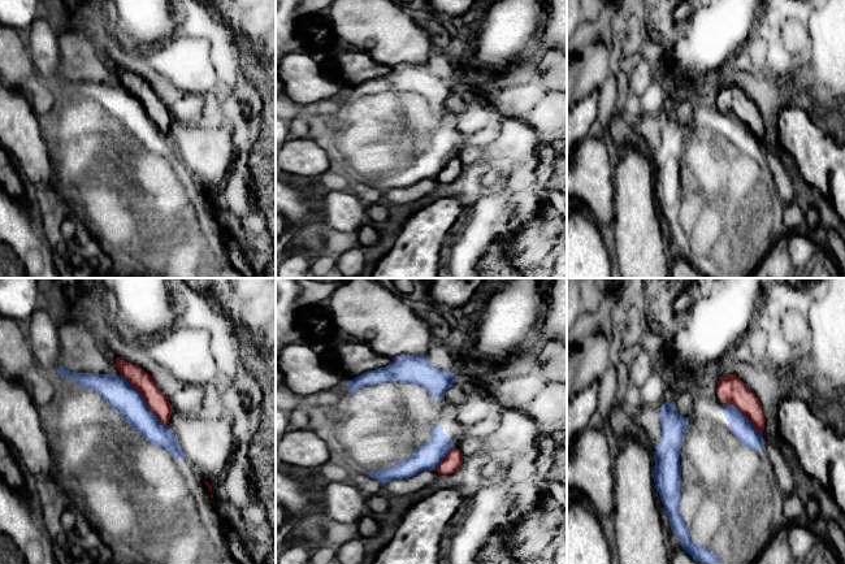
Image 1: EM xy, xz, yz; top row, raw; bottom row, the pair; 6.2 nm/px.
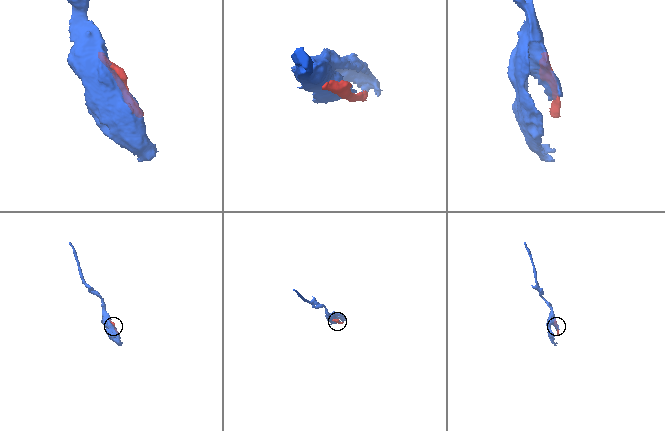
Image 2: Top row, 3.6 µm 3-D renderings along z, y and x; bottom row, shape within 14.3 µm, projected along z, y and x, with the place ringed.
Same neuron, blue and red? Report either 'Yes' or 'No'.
No

